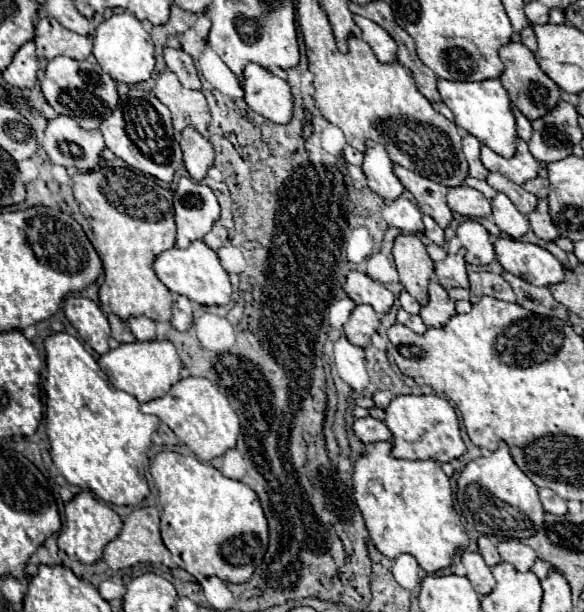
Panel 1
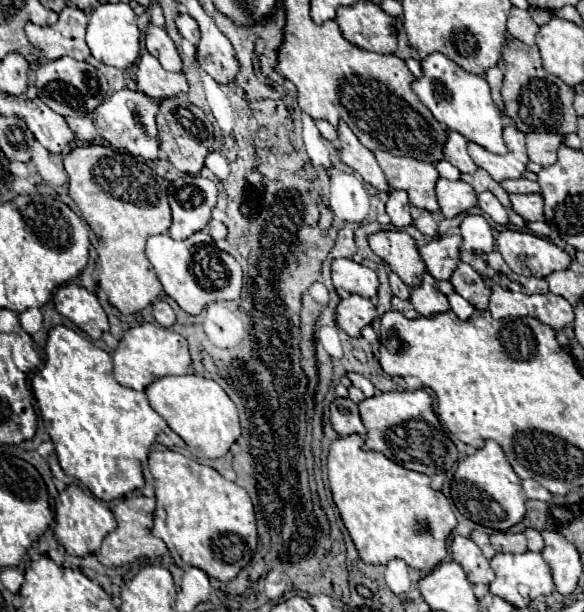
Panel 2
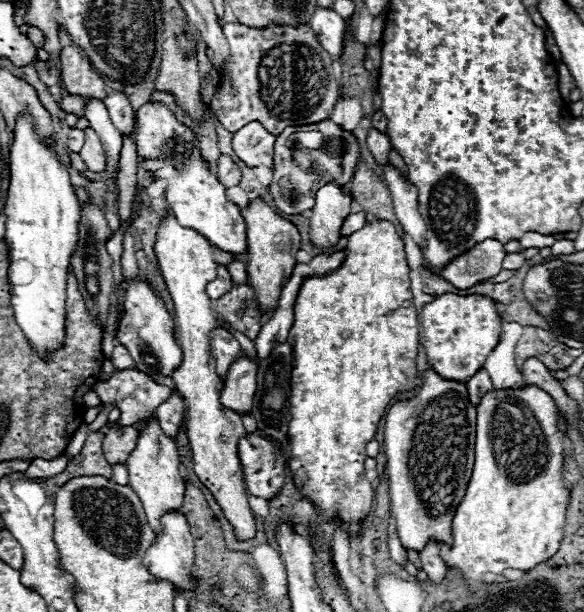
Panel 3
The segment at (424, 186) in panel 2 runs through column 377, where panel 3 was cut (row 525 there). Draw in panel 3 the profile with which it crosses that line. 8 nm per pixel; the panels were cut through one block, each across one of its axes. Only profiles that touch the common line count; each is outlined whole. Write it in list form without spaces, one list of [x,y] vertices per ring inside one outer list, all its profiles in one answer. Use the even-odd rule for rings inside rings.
[[[150,418],[146,422],[146,428],[140,430],[138,434],[138,442],[136,448],[132,450],[132,454],[126,460],[126,470],[128,470],[128,484],[134,488],[134,492],[140,496],[142,504],[144,504],[144,512],[148,518],[148,524],[154,528],[154,532],[160,532],[160,516],[166,510],[180,510],[182,502],[184,502],[184,492],[186,492],[186,484],[184,478],[178,472],[178,444],[174,438],[168,438],[158,422],[154,418]]]

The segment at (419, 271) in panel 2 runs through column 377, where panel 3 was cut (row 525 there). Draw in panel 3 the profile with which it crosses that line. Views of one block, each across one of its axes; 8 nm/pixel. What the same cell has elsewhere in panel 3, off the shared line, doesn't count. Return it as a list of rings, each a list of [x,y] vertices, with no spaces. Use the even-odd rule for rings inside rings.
[[[168,214],[166,218],[162,218],[158,226],[154,252],[174,302],[174,314],[176,314],[174,334],[182,350],[182,364],[172,372],[172,382],[184,400],[184,410],[186,410],[184,424],[186,424],[186,434],[192,450],[194,472],[200,478],[200,482],[212,492],[216,502],[222,506],[224,516],[234,526],[236,536],[240,540],[254,538],[256,526],[254,526],[252,510],[248,504],[242,468],[236,454],[238,438],[244,436],[246,430],[242,426],[240,414],[220,404],[220,390],[224,384],[214,370],[214,356],[208,352],[210,350],[208,330],[218,326],[214,320],[210,298],[206,296],[206,282],[210,278],[208,274],[216,270],[212,246],[202,234],[198,234],[192,228],[180,226],[178,220],[172,214]]]

